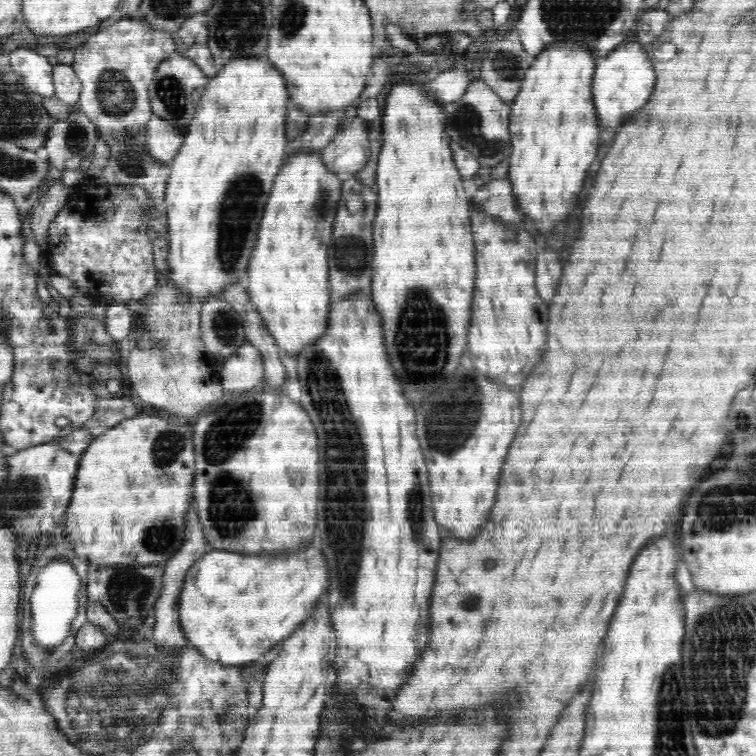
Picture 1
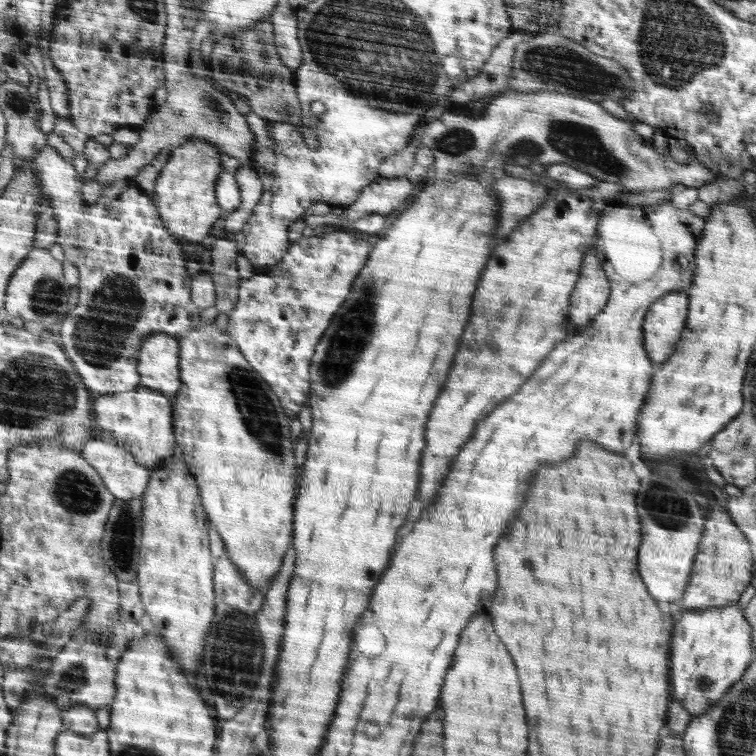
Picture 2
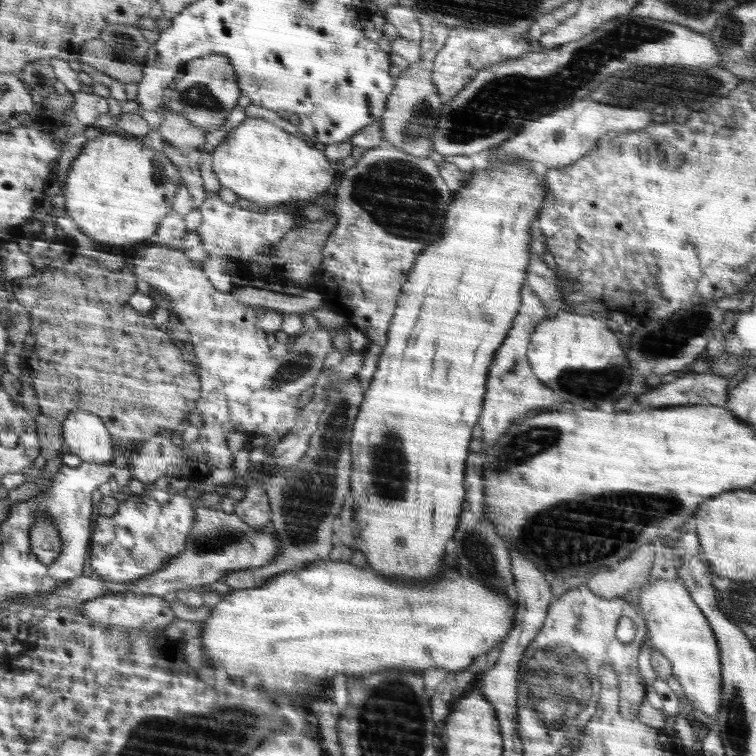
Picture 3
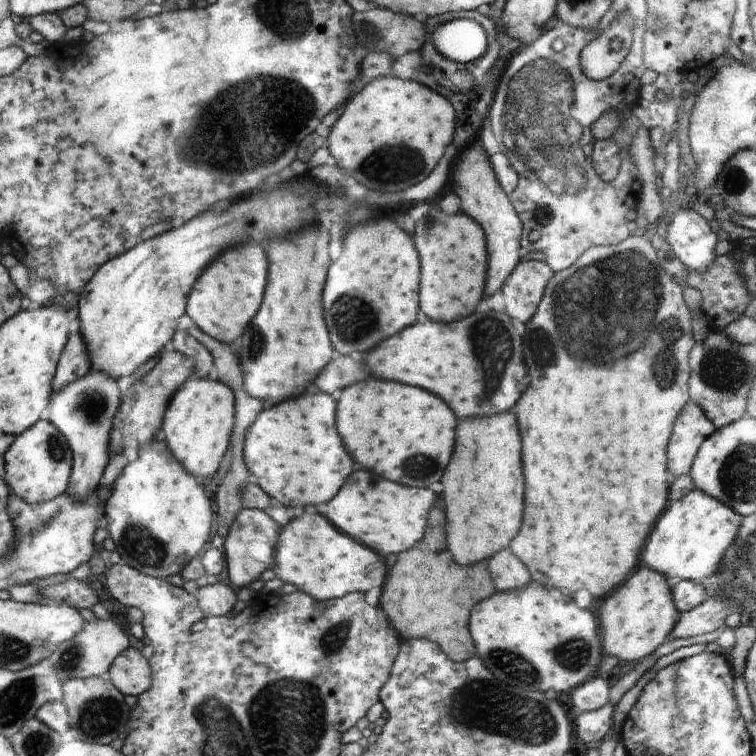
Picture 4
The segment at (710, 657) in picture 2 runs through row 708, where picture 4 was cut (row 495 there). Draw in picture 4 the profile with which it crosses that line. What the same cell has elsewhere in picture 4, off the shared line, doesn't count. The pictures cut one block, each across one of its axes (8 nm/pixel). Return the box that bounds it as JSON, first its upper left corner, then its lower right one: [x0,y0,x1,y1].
[644,490,743,583]

